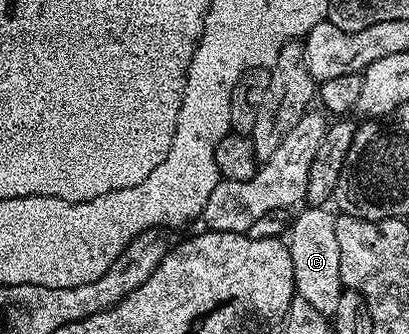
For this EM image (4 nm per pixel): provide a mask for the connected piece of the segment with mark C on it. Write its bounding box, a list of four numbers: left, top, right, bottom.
[286,207,344,315]

